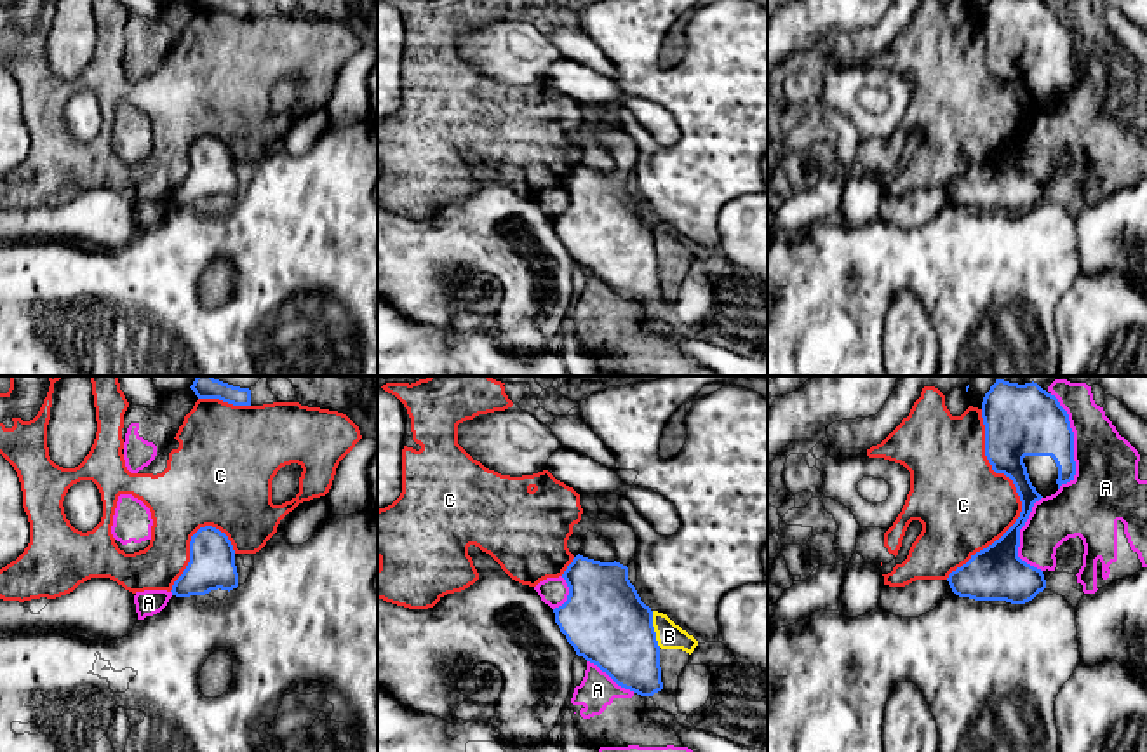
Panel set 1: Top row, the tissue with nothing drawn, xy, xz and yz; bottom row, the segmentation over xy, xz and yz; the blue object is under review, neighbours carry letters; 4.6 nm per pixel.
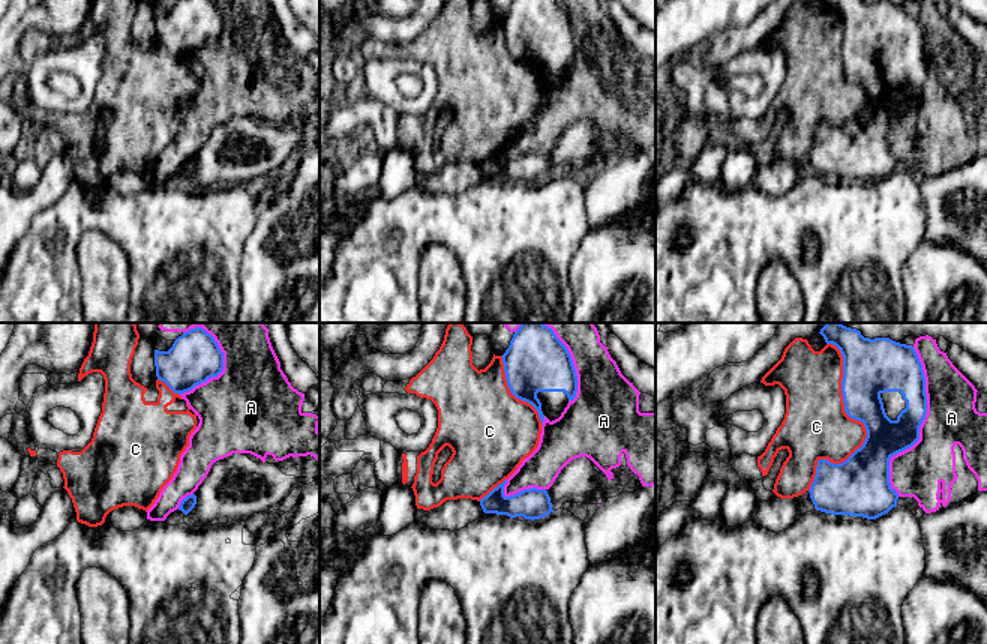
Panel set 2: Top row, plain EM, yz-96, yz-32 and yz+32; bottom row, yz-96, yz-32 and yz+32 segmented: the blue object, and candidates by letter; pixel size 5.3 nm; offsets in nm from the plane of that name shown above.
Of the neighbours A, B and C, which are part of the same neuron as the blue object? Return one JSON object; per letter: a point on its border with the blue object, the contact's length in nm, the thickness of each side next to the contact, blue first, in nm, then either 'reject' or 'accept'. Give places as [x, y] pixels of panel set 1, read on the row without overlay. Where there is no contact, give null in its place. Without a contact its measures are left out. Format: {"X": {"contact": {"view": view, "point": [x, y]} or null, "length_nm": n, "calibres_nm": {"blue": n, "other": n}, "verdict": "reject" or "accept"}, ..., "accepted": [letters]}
{"A": {"contact": {"view": "yz", "point": [1073, 53]}, "length_nm": 440, "calibres_nm": {"blue": 300, "other": 300}, "verdict": "reject"}, "B": {"contact": {"view": "xz", "point": [653, 239]}, "length_nm": 170, "calibres_nm": {"blue": 380, "other": 120}, "verdict": "reject"}, "C": {"contact": {"view": "yz", "point": [1019, 105]}, "length_nm": 800, "calibres_nm": {"blue": 200, "other": 400}, "verdict": "reject"}, "accepted": []}

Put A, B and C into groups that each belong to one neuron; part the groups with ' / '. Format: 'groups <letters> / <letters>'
groups A / B C

